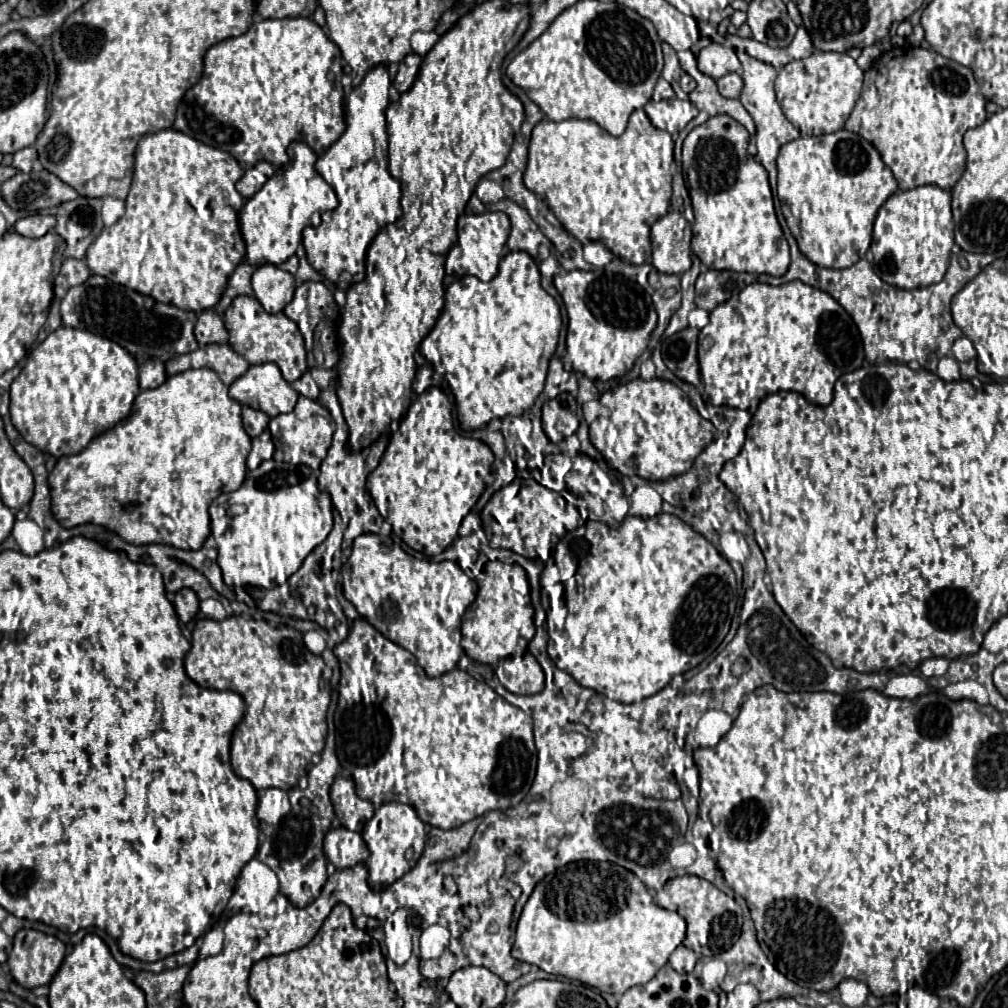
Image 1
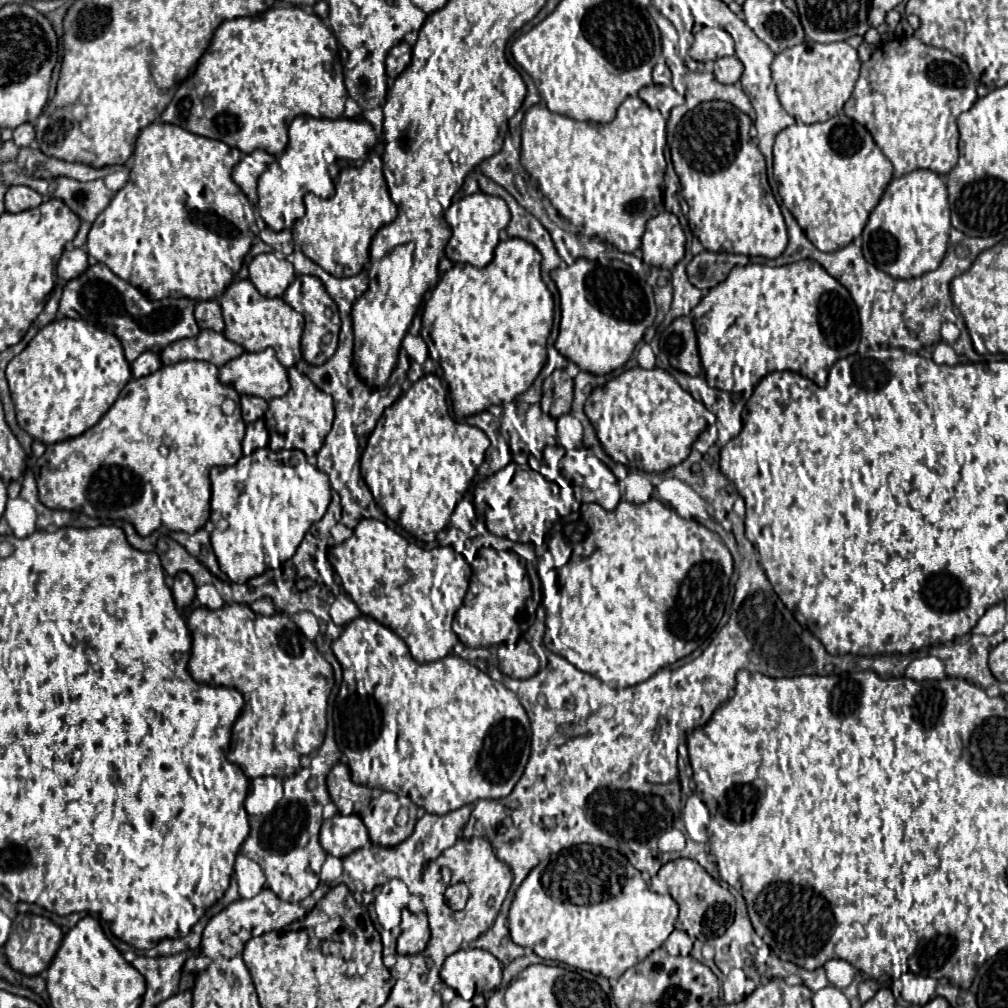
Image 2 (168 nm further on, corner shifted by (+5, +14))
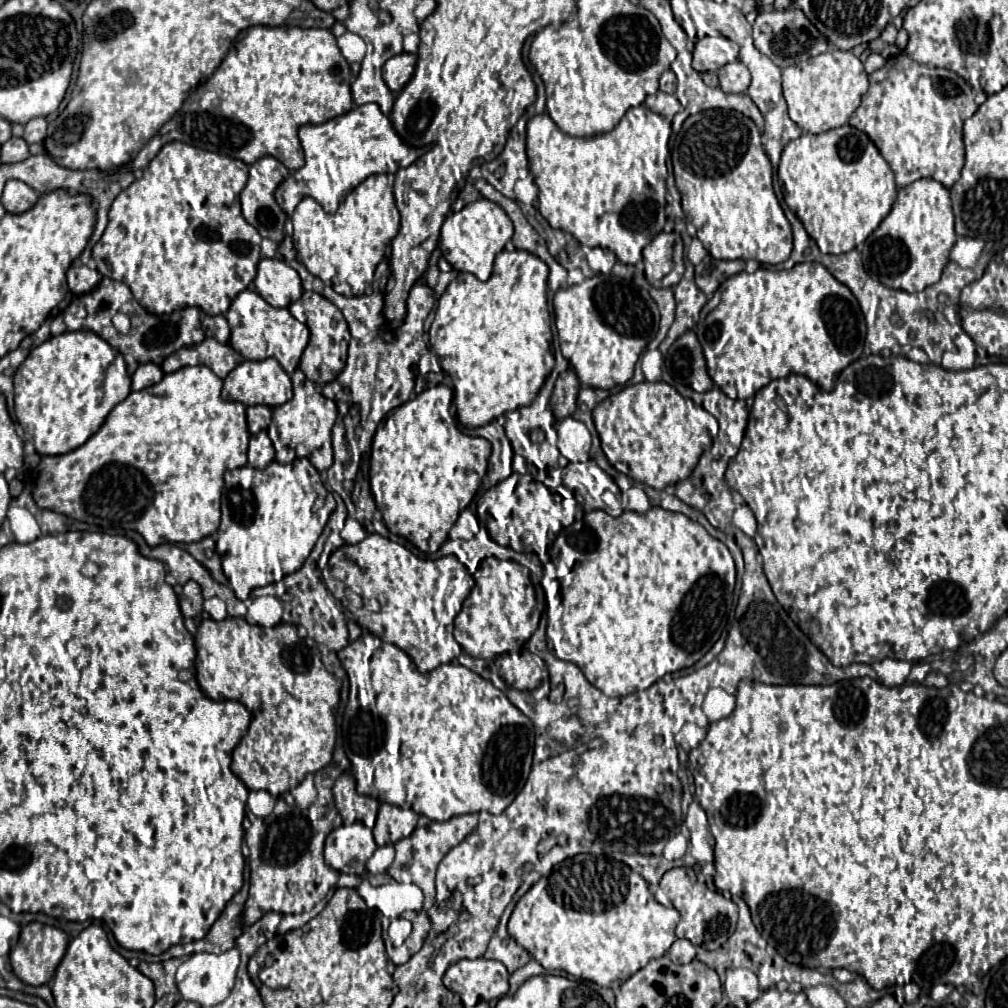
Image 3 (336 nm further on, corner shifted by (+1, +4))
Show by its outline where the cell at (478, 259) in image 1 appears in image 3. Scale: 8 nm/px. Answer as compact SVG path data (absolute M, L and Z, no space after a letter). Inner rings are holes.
M480 198L472 204L466 204L460 212L454 212L450 218L446 218L440 236L440 250L454 270L470 272L478 280L488 280L492 274L492 262L496 254L504 250L504 244L512 238L512 234L514 226L508 214L496 202Z

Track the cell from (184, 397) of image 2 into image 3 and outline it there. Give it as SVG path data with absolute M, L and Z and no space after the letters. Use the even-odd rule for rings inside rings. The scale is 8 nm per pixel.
M184 366L172 374L164 374L164 378L154 386L148 386L140 392L130 392L128 398L124 402L120 402L106 416L100 430L96 434L92 434L88 438L88 442L84 442L82 446L78 446L76 450L72 450L68 454L42 456L42 460L38 464L36 488L32 492L34 502L40 508L48 508L48 510L54 510L58 514L76 518L80 522L100 526L102 530L136 530L144 536L144 540L150 546L158 546L164 542L190 544L190 542L198 542L198 540L214 534L218 530L218 524L220 524L220 496L222 496L222 488L224 488L224 472L246 464L246 450L248 450L248 440L250 440L250 432L246 426L246 406L240 402L224 402L220 392L222 392L222 380L206 366Z

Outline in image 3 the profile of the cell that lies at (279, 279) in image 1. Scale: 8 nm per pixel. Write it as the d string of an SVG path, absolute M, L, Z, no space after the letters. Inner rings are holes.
M262 258L258 262L258 274L256 274L256 292L270 304L276 308L288 308L292 302L296 302L302 296L302 282L298 272L292 266L286 266L282 260L278 258Z

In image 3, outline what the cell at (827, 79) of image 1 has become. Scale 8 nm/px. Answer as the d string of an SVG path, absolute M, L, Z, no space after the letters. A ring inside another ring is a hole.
M828 48L824 54L798 62L782 70L782 88L788 102L790 118L808 134L822 134L848 124L852 112L860 106L868 90L868 74L862 62L844 50Z

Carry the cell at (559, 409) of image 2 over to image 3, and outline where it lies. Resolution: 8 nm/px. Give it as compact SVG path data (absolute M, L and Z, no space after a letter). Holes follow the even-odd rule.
M568 368L566 372L562 372L556 380L554 386L554 394L550 398L550 406L552 412L558 420L572 416L572 412L576 410L576 396L580 392L580 382L576 378L576 372L572 368Z

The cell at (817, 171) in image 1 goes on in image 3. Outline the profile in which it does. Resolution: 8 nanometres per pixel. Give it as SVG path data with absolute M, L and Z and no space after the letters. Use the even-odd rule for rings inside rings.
M848 124L824 134L802 134L800 138L788 142L782 152L778 178L784 182L784 202L802 220L806 232L816 240L820 252L824 254L844 254L862 244L886 218L898 192L894 174L878 148L862 130Z

